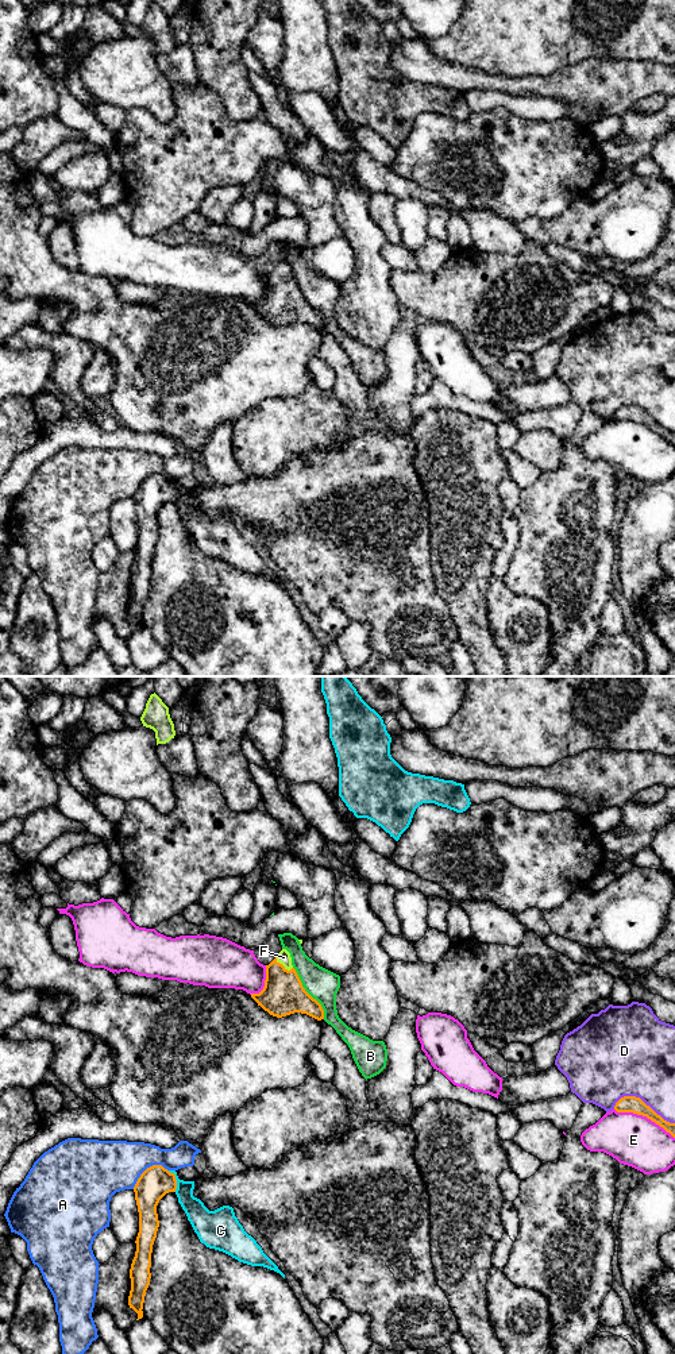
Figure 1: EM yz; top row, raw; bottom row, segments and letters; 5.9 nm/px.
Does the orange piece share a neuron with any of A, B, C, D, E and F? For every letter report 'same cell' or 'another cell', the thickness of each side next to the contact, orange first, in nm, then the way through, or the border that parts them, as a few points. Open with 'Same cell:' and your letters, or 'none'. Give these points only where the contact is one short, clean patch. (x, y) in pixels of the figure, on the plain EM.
Same cell: F
A: another cell; calibres 190 and 320 nm
B: another cell; calibres 240 and 190 nm; border yz (293, 276), (301, 294), (320, 313), (324, 327)
C: another cell; calibres 190 and 140 nm; border yz (168, 479), (174, 483), (176, 500)
D: another cell; calibres 100 and 440 nm
E: another cell; calibres 100 and 300 nm
F: same cell; calibres 240 and 80 nm; way yz (282, 303), (282, 274), (284, 266)

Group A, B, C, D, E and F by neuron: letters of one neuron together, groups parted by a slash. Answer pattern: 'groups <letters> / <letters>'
groups A / B / C / D / E / F

